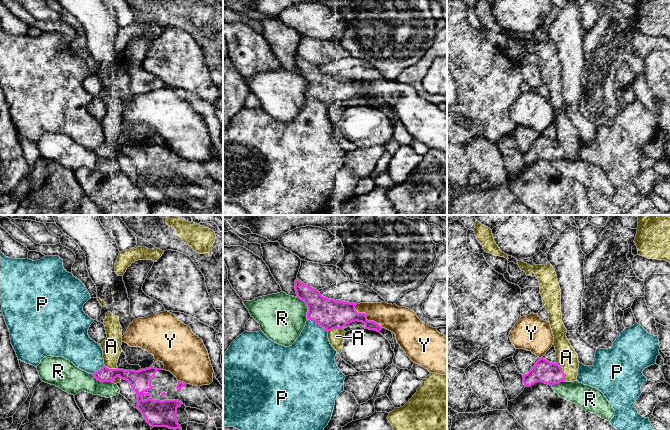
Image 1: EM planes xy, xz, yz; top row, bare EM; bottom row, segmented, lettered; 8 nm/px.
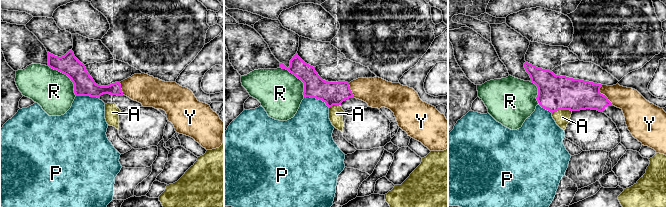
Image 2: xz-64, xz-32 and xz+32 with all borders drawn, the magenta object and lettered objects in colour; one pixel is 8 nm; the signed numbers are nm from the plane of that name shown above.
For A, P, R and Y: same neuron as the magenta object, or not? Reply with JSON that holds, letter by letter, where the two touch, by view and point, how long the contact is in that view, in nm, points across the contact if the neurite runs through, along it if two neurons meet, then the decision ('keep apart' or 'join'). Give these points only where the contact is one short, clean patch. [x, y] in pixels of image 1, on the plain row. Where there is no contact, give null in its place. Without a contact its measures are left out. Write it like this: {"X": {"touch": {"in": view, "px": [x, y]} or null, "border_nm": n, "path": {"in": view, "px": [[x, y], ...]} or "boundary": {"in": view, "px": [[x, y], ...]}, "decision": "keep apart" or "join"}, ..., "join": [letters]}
{"A": {"touch": {"in": "yz", "px": [562, 147]}, "border_nm": 170, "decision": "keep apart"}, "P": {"touch": {"in": "xz", "px": [317, 99]}, "border_nm": 200, "boundary": {"in": "xz", "px": [[307, 94], [318, 99], [327, 108]]}, "decision": "keep apart"}, "R": {"touch": {"in": "xy", "px": [103, 157]}, "border_nm": 200, "decision": "keep apart"}, "Y": {"touch": {"in": "xz", "px": [366, 94]}, "border_nm": 280, "decision": "keep apart"}, "join": []}

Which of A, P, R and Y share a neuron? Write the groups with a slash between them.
A / P / R / Y

